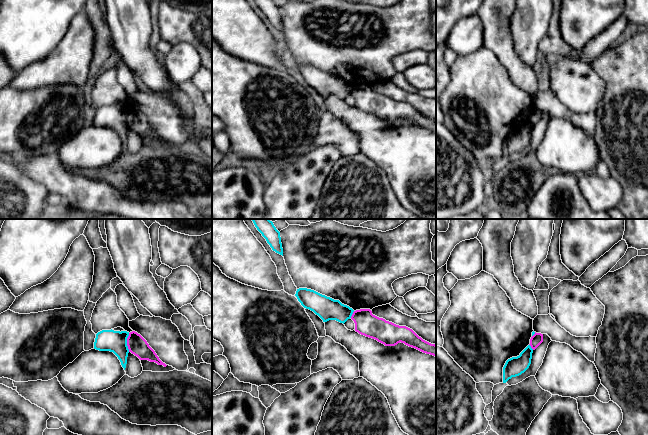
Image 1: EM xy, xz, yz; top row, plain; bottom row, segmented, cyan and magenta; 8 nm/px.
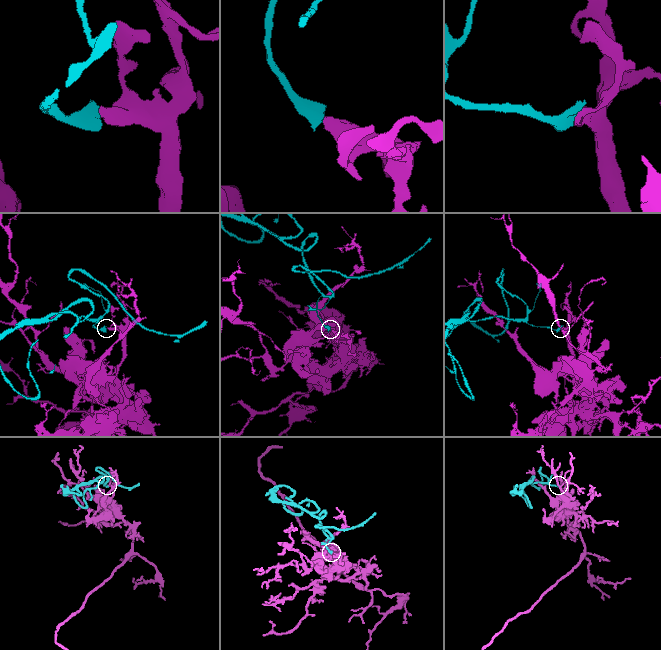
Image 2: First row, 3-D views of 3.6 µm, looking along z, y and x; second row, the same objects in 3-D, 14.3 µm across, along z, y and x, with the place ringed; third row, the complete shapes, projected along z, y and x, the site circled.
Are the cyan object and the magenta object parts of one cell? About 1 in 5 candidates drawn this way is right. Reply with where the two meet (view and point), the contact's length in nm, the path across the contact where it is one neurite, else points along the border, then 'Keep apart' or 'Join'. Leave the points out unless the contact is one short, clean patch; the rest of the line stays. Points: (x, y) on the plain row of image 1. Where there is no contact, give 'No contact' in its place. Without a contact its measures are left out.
Touches cyan at xy (126, 118). Shared border 150 nm. Boundary: xy (129, 109), (127, 114), (128, 127). Keep apart

